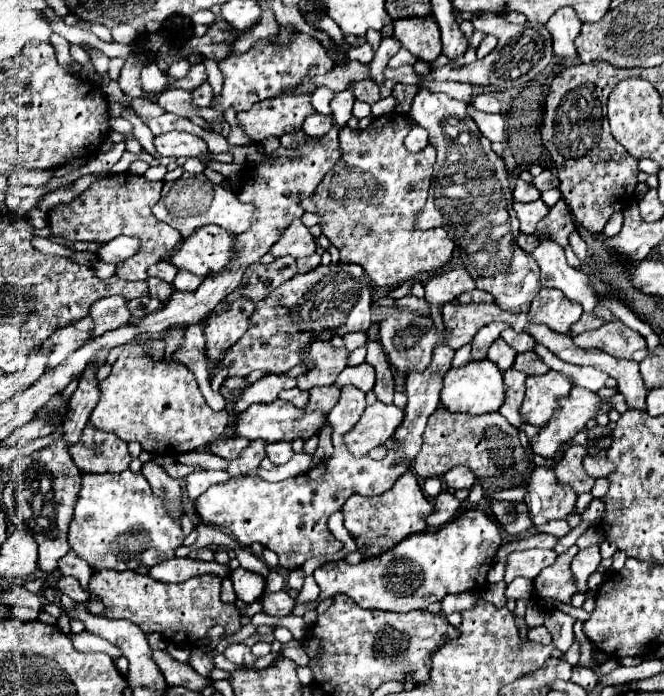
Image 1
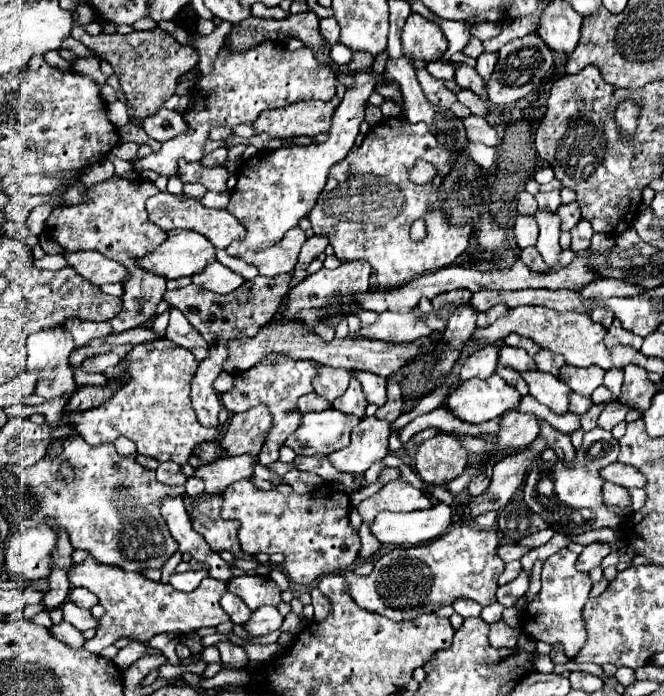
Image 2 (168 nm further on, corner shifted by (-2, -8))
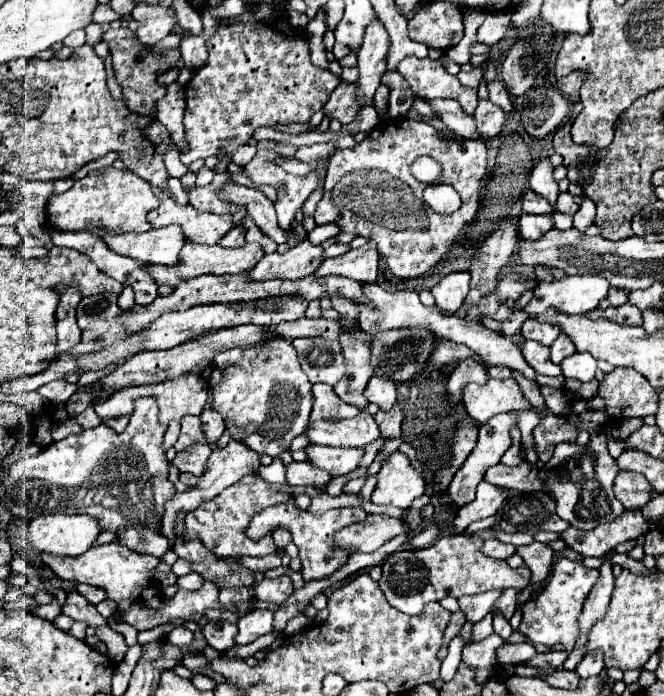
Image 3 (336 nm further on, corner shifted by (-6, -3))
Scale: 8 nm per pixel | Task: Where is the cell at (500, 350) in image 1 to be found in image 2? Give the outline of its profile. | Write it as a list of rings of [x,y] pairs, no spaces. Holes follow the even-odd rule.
[[[507,345],[501,347],[499,363],[509,367],[509,369],[517,369],[517,371],[527,371],[527,369],[537,371],[537,365],[535,365],[533,357],[529,357],[527,351],[523,351],[521,347],[507,347]]]

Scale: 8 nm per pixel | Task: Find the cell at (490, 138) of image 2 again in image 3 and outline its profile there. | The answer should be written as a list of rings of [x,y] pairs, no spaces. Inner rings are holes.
[[[437,98],[437,100],[429,100],[429,104],[439,114],[439,118],[445,122],[447,128],[461,134],[467,140],[483,140],[483,136],[479,134],[479,130],[475,126],[475,116],[467,114],[459,106],[459,102],[455,102],[455,100],[439,100]]]

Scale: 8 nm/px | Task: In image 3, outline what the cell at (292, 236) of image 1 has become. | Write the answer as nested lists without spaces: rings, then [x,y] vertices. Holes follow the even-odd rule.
[[[187,242],[183,252],[181,252],[181,264],[175,268],[167,268],[167,266],[155,266],[155,264],[147,264],[147,270],[155,276],[155,280],[159,284],[167,284],[171,288],[177,288],[181,282],[185,280],[193,280],[201,274],[241,274],[251,270],[261,258],[265,256],[265,250],[259,242],[245,242],[245,246],[241,248],[223,248],[219,244],[208,246],[203,244],[191,244]]]

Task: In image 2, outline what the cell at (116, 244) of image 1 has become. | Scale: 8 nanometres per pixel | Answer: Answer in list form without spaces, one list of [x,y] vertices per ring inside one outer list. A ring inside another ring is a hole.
[[[65,251],[63,257],[67,263],[79,271],[83,279],[95,285],[105,285],[105,283],[125,283],[129,277],[129,271],[125,265],[107,259],[105,255],[99,255],[95,251],[85,251],[85,253],[69,253]]]

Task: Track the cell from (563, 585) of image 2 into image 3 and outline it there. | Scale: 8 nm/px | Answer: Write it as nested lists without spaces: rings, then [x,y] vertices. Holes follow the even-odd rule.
[[[565,556],[557,558],[551,566],[549,582],[541,590],[541,594],[529,602],[523,604],[523,622],[519,630],[533,642],[533,644],[545,644],[555,646],[563,644],[567,652],[575,648],[575,642],[579,638],[579,614],[583,610],[583,602],[587,600],[587,592],[591,586],[595,586],[599,578],[599,570],[587,568],[579,560],[569,560]]]

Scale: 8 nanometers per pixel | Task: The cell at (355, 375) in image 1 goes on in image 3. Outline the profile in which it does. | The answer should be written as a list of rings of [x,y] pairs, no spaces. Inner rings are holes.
[[[371,378],[367,388],[365,388],[365,398],[369,402],[379,404],[381,410],[389,410],[397,402],[397,388],[395,382],[389,378]]]

